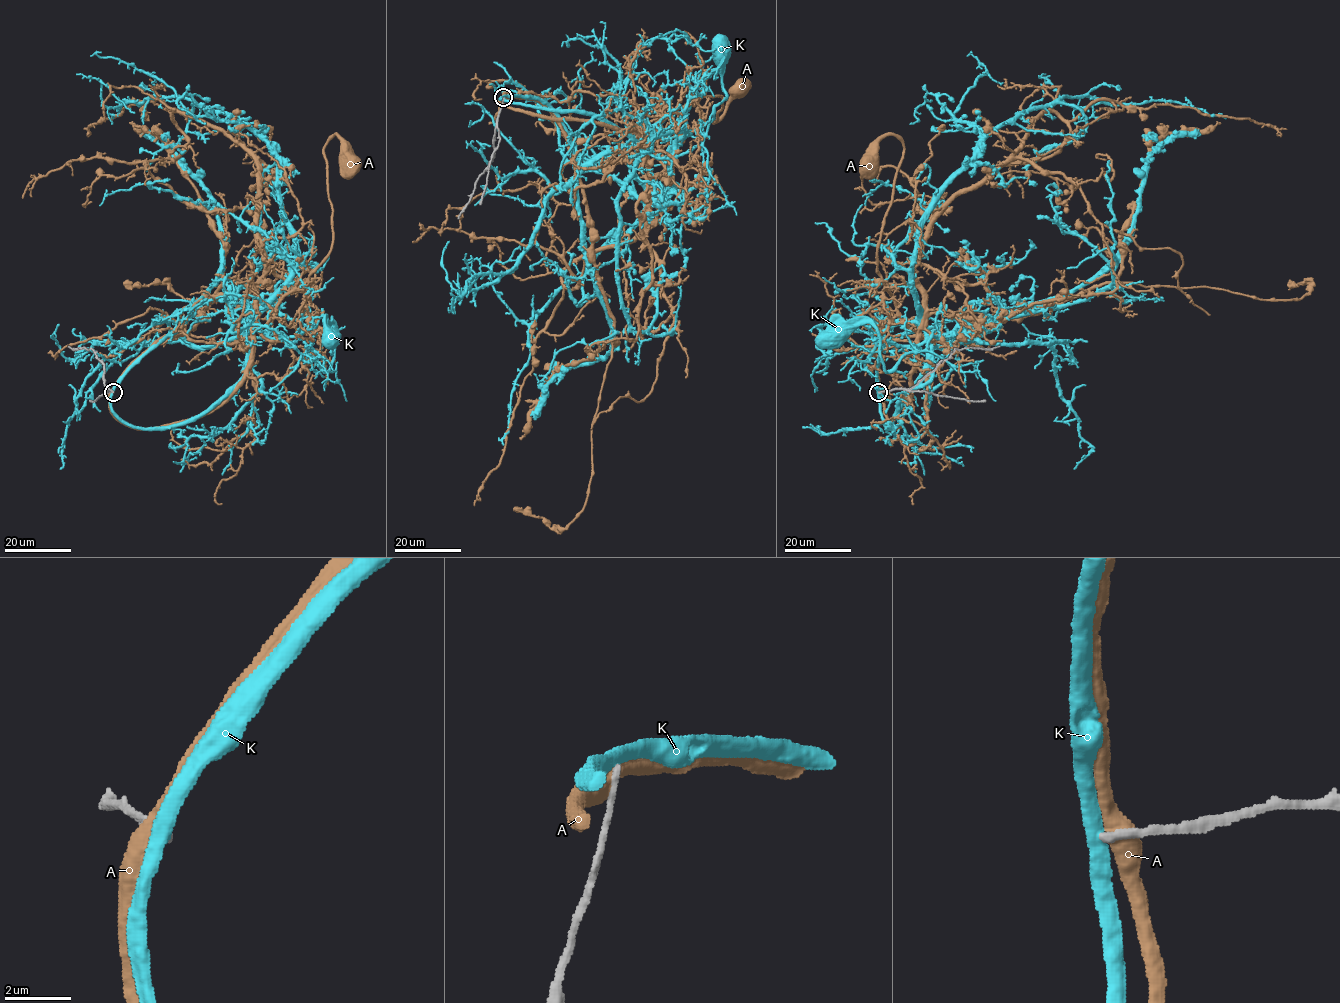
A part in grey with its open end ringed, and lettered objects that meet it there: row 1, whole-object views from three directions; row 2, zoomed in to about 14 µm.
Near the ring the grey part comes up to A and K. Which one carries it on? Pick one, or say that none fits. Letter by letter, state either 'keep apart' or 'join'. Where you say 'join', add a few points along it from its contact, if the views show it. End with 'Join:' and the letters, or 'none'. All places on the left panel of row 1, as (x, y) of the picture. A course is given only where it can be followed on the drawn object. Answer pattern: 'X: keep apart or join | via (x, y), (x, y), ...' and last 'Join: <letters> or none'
A: keep apart
K: keep apart
Join: none

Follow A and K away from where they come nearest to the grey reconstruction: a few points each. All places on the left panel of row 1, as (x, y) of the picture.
A: (112, 391), (110, 410), (138, 428), (212, 412), (253, 333), (330, 250), (334, 134), (350, 162)
K: (113, 392), (130, 424), (185, 424), (244, 374), (254, 338), (299, 337), (326, 371), (333, 323), (328, 337)

